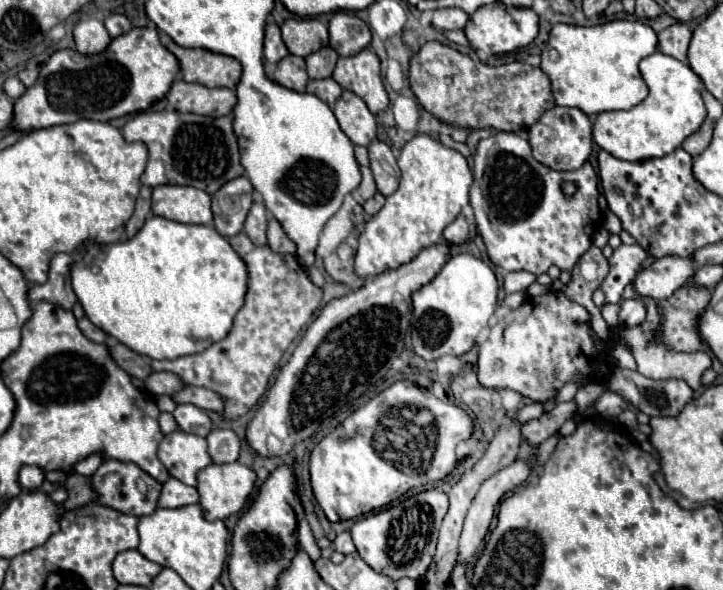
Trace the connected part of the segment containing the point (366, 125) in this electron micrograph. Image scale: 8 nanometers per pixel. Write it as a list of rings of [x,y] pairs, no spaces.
[[[342,92],[334,104],[334,116],[352,144],[368,146],[376,138],[376,118],[352,92]]]

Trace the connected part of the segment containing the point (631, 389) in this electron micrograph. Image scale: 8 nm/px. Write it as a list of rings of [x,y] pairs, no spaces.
[[[624,368],[612,370],[612,374],[608,376],[608,388],[612,392],[620,394],[634,408],[638,408],[640,412],[644,412],[652,418],[654,416],[660,416],[660,418],[676,416],[694,398],[692,388],[684,380],[652,380],[652,378],[644,378],[640,372],[632,372],[632,370],[624,370]]]

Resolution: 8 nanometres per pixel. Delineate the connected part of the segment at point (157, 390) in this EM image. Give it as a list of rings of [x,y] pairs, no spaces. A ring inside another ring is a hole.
[[[152,372],[144,380],[144,388],[154,396],[158,396],[158,394],[168,394],[170,396],[170,394],[174,394],[182,388],[182,382],[172,372]]]

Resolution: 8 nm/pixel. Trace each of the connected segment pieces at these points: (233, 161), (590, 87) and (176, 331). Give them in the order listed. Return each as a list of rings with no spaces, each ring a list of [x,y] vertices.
[[[140,112],[128,120],[122,128],[126,142],[144,142],[148,146],[148,166],[142,174],[142,184],[178,184],[196,186],[208,194],[214,194],[226,182],[244,174],[238,154],[238,142],[232,132],[232,116],[200,116],[182,112]]]
[[[614,20],[602,26],[556,24],[550,30],[546,48],[542,50],[540,68],[548,74],[552,82],[552,94],[558,106],[574,106],[580,108],[586,116],[596,116],[600,112],[610,110],[630,110],[646,98],[648,88],[640,76],[638,62],[644,56],[650,56],[652,52],[656,52],[656,32],[638,20]]]
[[[150,216],[130,240],[112,244],[84,242],[78,260],[70,266],[70,278],[78,302],[94,326],[152,360],[174,360],[204,352],[228,334],[236,312],[244,304],[248,274],[242,258],[214,226],[180,224],[162,216]]]

